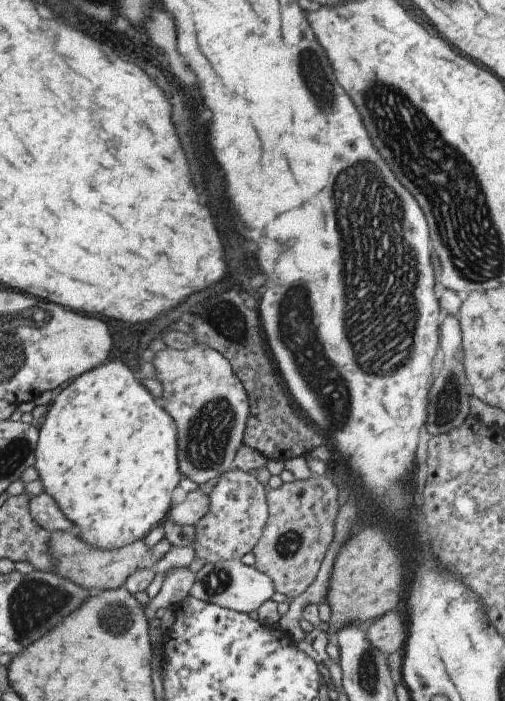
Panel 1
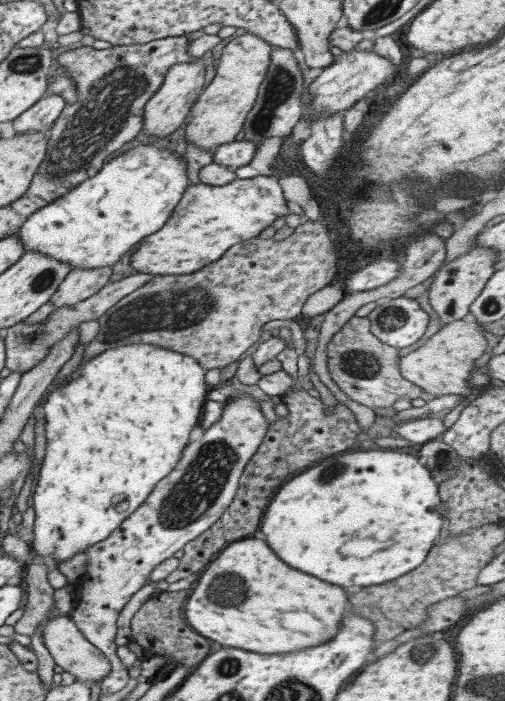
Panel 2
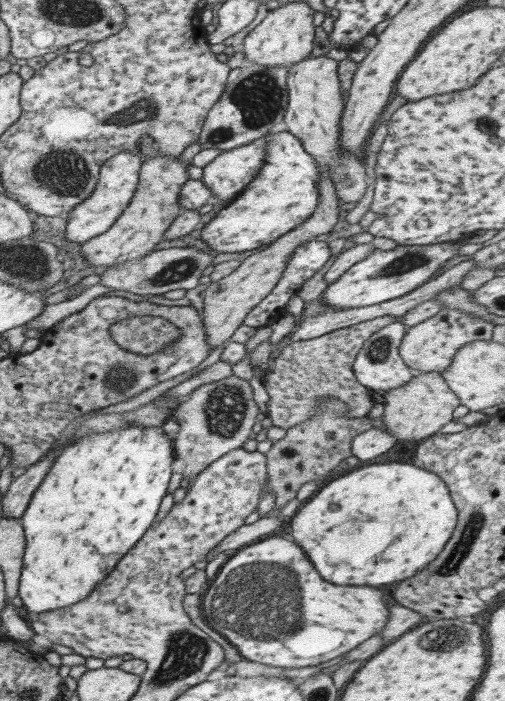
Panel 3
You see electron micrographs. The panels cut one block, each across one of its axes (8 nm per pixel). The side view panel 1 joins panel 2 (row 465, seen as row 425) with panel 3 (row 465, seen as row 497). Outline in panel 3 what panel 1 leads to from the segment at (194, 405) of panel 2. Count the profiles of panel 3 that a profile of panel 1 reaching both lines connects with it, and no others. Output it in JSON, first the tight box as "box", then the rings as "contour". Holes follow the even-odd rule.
{"box":[17,422,174,615],"contour":[[[134,422],[122,428],[110,430],[109,432],[87,434],[87,436],[78,437],[70,445],[66,445],[62,449],[62,453],[50,465],[50,469],[46,473],[46,478],[33,493],[26,512],[19,517],[23,531],[25,532],[26,548],[24,548],[24,556],[22,556],[22,570],[19,578],[17,596],[21,600],[21,603],[26,606],[28,612],[37,615],[46,611],[74,605],[76,602],[86,599],[86,596],[92,592],[92,589],[98,587],[98,581],[102,581],[106,574],[112,572],[112,569],[118,564],[118,561],[128,554],[128,551],[142,539],[146,531],[158,520],[156,515],[158,514],[158,508],[160,508],[162,498],[167,494],[168,482],[170,482],[170,476],[172,476],[172,462],[174,460],[173,439],[168,437],[162,431],[161,427],[146,428]]]}

